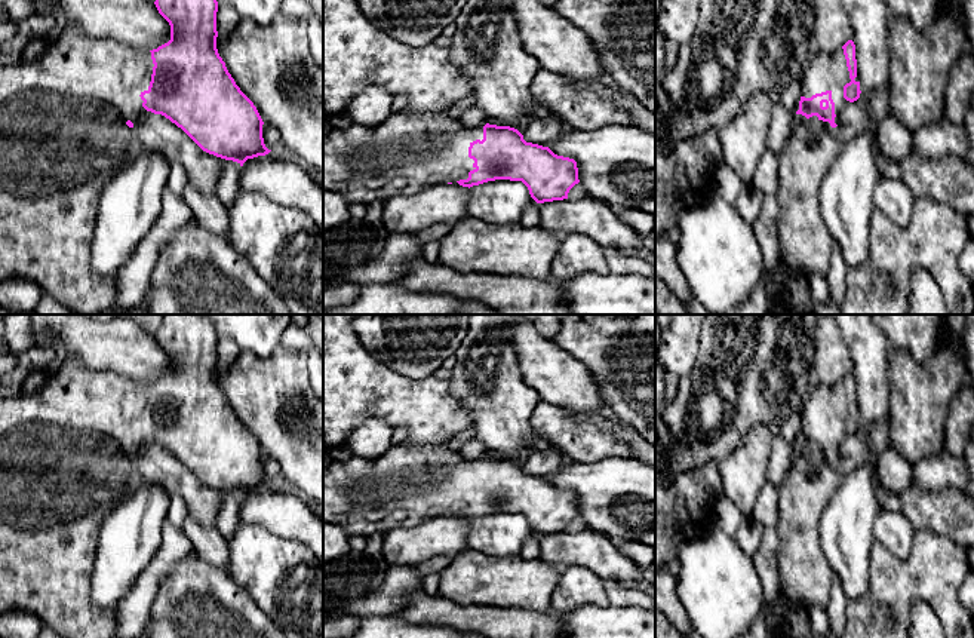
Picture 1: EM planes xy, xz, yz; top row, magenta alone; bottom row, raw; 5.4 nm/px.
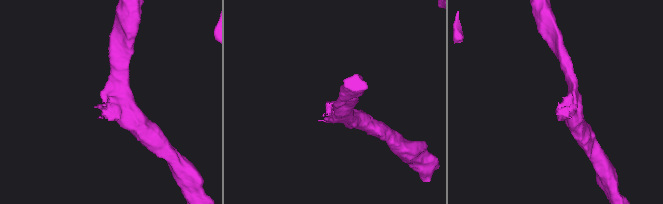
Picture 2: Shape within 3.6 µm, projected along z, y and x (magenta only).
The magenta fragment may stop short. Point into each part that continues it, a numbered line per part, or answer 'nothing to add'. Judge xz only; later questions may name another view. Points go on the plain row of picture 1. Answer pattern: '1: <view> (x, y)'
1: xz (406, 485)

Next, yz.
1: yz (826, 404)

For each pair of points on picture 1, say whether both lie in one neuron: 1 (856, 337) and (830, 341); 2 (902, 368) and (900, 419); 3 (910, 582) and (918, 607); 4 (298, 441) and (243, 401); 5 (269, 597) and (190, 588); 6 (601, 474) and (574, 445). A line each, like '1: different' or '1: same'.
1: different
2: same
3: different
4: same
5: different
6: different

